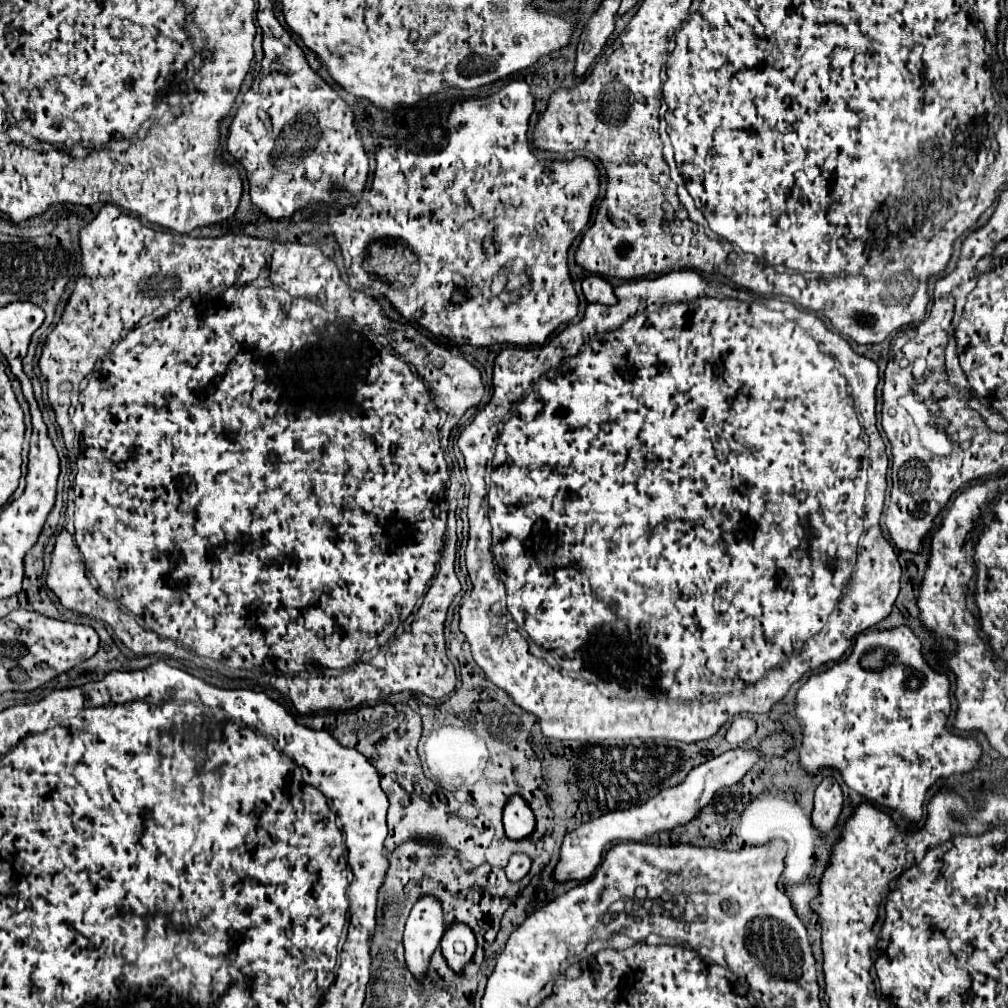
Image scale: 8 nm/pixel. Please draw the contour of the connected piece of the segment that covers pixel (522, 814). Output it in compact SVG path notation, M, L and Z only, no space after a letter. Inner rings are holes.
M511 797L503 811L505 835L513 841L527 839L535 831L535 817L529 805L521 797Z

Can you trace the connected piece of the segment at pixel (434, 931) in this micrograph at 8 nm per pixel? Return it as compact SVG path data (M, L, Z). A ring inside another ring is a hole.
M421 897L411 909L403 935L407 971L421 985L427 977L431 955L441 945L443 933L445 927L439 901L435 901L435 897Z

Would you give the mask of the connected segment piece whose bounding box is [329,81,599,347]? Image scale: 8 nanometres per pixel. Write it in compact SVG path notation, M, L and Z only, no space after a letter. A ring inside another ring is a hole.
M511 81L499 93L485 97L485 99L469 99L469 101L457 103L447 119L447 123L451 123L451 125L449 125L447 139L441 145L441 151L429 153L429 155L413 155L411 151L407 151L403 147L383 146L383 149L379 149L375 153L375 161L377 161L375 177L373 177L371 189L365 193L363 201L359 201L357 205L351 205L351 207L345 207L337 217L329 219L329 227L331 227L333 235L337 237L341 251L349 259L351 267L363 267L365 257L369 255L369 245L377 243L377 241L401 241L403 245L407 245L411 249L411 253L417 257L417 265L419 265L415 281L409 287L397 289L379 279L379 281L371 281L371 289L383 293L407 321L419 323L421 327L429 329L435 337L441 337L441 339L449 341L451 345L465 345L465 343L475 345L475 347L489 347L495 343L509 343L509 345L517 345L517 347L525 347L525 345L533 345L533 343L543 345L547 341L547 337L559 325L569 323L577 315L579 299L571 285L569 267L567 267L567 251L569 251L571 243L575 241L575 237L589 223L591 205L593 205L595 197L599 195L599 171L585 157L575 157L571 161L549 161L549 159L537 159L535 155L531 155L529 145L527 145L527 123L529 123L531 113L533 113L533 95L529 93L529 85L525 81ZM487 235L495 237L495 253L493 255L485 253L485 247L483 247L483 241Z

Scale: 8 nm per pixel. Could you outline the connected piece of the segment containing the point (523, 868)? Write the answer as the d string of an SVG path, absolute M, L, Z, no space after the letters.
M511 855L509 859L509 865L505 867L505 873L507 873L507 879L511 883L517 883L521 881L531 869L531 859L529 857L523 857L523 855Z

